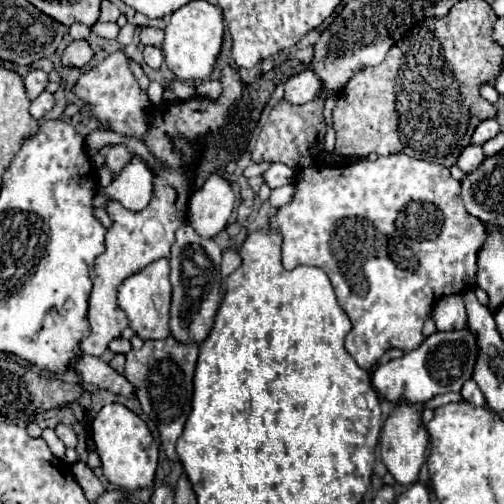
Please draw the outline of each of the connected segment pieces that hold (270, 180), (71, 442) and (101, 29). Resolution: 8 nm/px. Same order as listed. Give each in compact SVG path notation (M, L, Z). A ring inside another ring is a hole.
M271 164L267 172L263 172L263 180L265 184L273 190L285 184L291 184L295 180L295 170L285 166L285 164Z
M59 424L59 426L55 428L55 432L57 432L57 436L63 440L63 444L65 444L67 448L73 448L73 446L77 444L75 432L73 432L69 426L65 426L65 424Z
M96 22L92 26L92 33L107 39L116 39L119 34L120 28L116 23L101 23Z

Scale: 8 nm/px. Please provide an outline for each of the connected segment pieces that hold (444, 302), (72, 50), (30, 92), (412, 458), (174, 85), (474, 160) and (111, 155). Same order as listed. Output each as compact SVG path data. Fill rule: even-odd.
M461 294L443 296L433 312L437 330L459 330L467 326L467 312Z
M75 40L65 48L61 60L67 66L83 66L91 60L91 56L93 56L93 52L91 52L89 44L85 40Z
M33 70L33 72L29 72L29 76L25 78L27 98L29 98L29 100L35 100L35 98L45 90L47 84L49 84L49 74L47 74L47 72L43 72L43 70Z
M407 402L397 404L393 414L385 420L385 426L381 432L381 458L397 484L409 486L417 482L421 464L425 462L427 440L429 440L429 434L427 434L427 428L421 424L421 412L417 412Z
M173 80L173 82L169 84L169 88L175 92L175 96L177 96L179 100L191 100L191 98L197 96L197 92L195 92L193 88L189 88L185 82L179 82L179 80Z
M471 144L471 146L467 146L467 148L461 152L461 156L459 156L459 160L457 160L457 166L459 166L465 174L469 174L469 172L473 172L473 170L483 162L483 158L485 158L483 148Z
M113 146L113 148L103 148L101 154L105 156L105 166L111 168L113 176L119 174L119 170L125 166L125 162L129 160L129 152L123 146Z

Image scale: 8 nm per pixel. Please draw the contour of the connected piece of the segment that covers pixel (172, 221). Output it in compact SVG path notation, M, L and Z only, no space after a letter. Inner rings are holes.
M163 172L163 174L157 174L153 182L155 182L153 198L149 206L141 212L127 212L115 200L107 204L107 214L111 216L113 226L107 230L107 236L105 236L105 252L97 256L95 268L93 268L95 278L93 278L93 290L89 296L89 310L87 310L87 322L91 326L91 332L79 342L81 352L89 356L101 356L107 350L109 342L119 338L121 330L125 330L129 324L125 312L117 304L117 288L123 282L123 278L145 268L147 264L159 258L167 258L169 248L175 240L173 238L175 230L187 222L185 212L191 196L189 180L179 176L179 172Z

